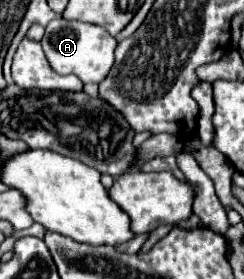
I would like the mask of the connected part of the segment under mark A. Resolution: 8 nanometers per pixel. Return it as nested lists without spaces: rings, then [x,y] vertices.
[[[56,18],[46,24],[44,32],[44,54],[58,74],[76,74],[84,84],[88,82],[102,82],[112,64],[114,64],[114,50],[116,50],[116,38],[110,36],[104,28],[88,24],[88,22],[74,22]]]

